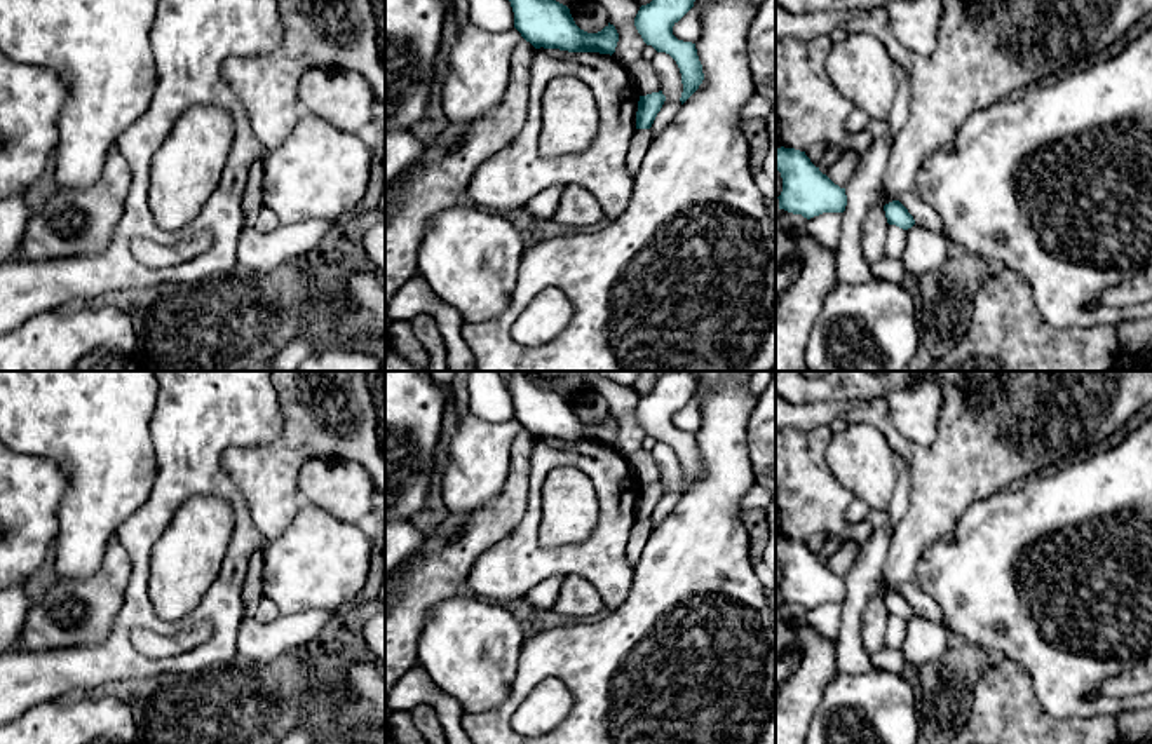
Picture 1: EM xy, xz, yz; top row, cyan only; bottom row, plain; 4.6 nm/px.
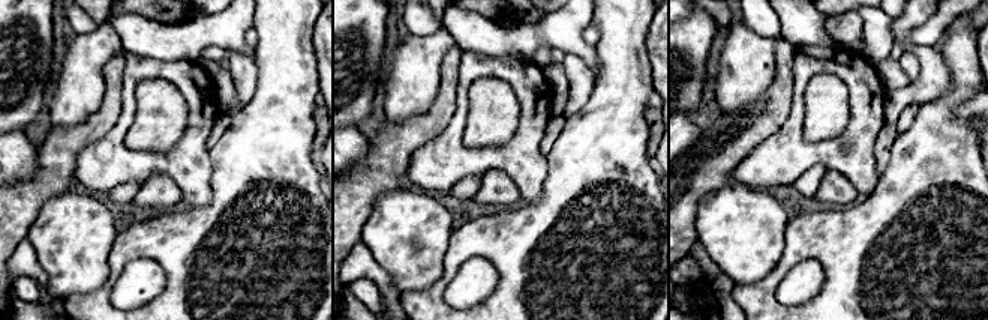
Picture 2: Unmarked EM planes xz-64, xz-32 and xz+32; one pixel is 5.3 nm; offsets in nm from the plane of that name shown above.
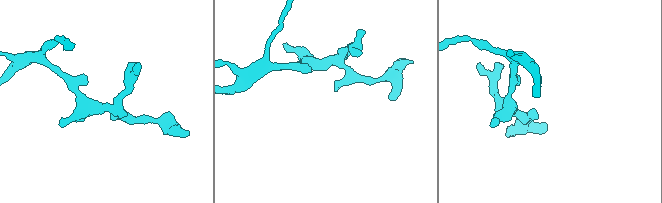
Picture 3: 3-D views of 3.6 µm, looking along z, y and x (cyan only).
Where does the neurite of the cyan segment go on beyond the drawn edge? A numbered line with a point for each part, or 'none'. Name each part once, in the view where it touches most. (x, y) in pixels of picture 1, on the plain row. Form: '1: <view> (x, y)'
none

